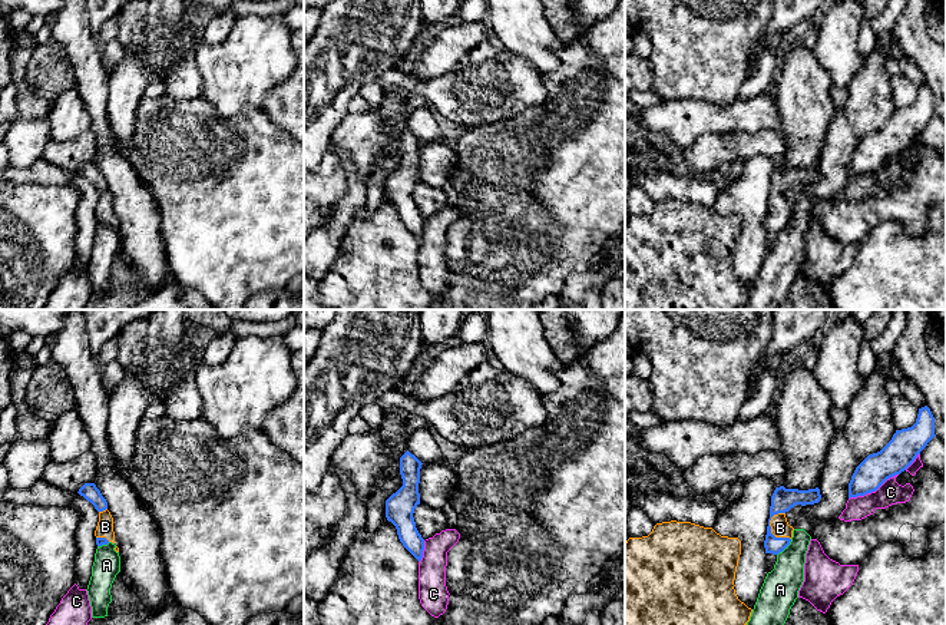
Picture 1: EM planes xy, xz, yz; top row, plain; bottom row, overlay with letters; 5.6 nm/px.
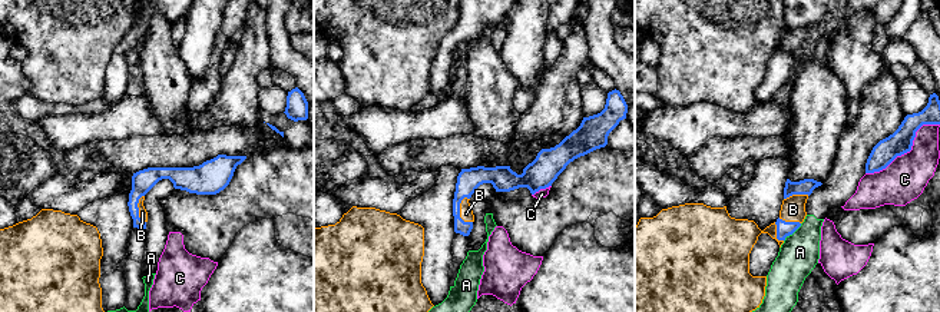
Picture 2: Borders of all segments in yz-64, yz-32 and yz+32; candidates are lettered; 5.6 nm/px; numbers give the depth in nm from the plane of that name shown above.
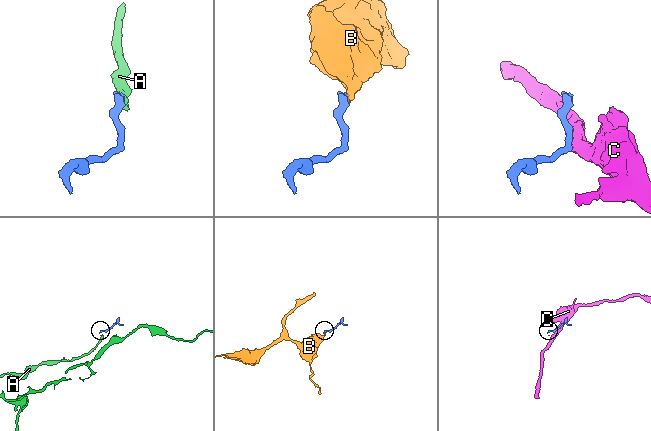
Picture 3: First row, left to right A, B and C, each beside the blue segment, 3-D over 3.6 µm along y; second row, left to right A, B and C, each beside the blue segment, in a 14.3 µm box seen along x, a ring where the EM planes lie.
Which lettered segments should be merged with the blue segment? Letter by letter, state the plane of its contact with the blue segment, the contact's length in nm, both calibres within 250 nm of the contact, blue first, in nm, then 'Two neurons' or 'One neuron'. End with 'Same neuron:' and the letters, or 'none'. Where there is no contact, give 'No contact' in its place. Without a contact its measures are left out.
A: Touches blue in yz. Shared border 130 nm. Thickness 110 nm (blue) against 200 nm. Two neurons
B: Touches blue in yz. Shared border 180 nm. Thickness 130 nm (blue) against 110 nm. One neuron
C: Touches blue in yz. Shared border 320 nm. Thickness 180 nm (blue) against 140 nm. Two neurons
Same neuron: B

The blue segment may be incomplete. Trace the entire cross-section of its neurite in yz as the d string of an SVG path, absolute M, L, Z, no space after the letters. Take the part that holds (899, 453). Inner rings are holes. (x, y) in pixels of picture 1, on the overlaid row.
M924 406L912 427L896 430L880 452L869 454L856 467L849 499L876 492L887 479L904 472L935 436L935 417Z

